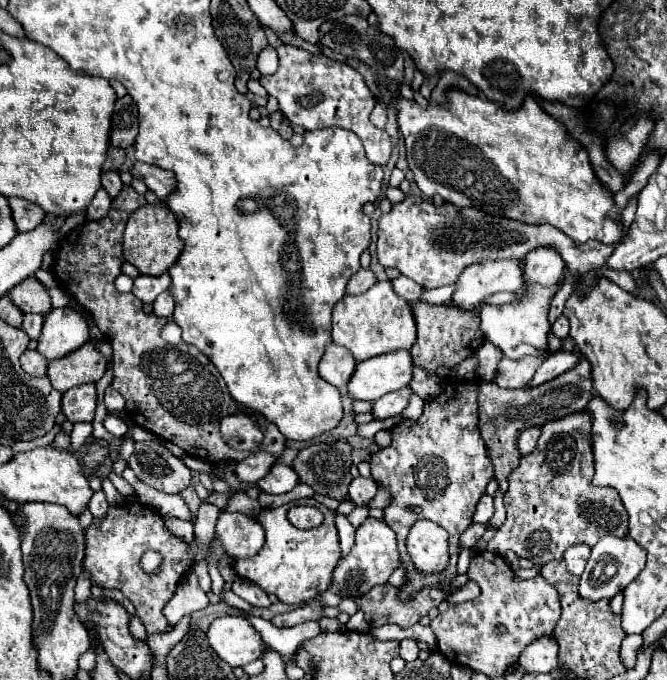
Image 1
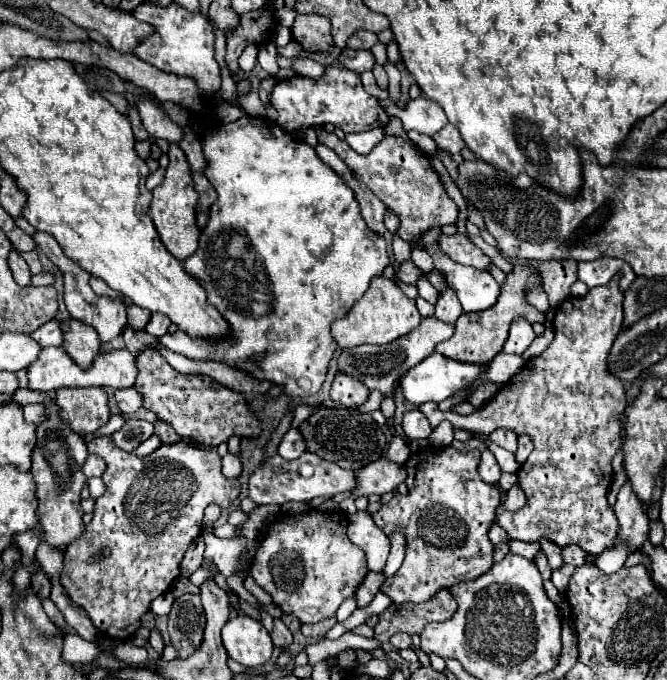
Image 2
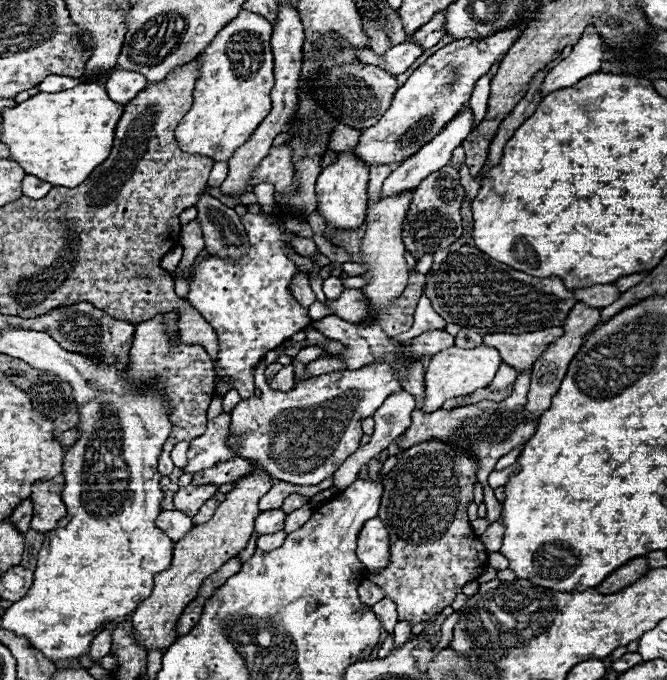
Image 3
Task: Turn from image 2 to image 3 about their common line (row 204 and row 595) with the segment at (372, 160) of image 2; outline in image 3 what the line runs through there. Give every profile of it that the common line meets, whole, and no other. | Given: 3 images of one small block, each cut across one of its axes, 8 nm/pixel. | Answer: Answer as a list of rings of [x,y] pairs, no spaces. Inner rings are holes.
[[[430,440],[410,446],[398,454],[398,464],[390,474],[384,476],[384,494],[380,504],[380,520],[390,528],[390,550],[392,558],[384,572],[370,574],[366,580],[378,584],[386,598],[398,606],[398,620],[410,620],[412,624],[428,620],[450,606],[456,594],[462,592],[464,584],[476,580],[488,560],[486,548],[470,528],[466,516],[468,504],[474,500],[474,484],[478,482],[478,460],[462,446],[446,444],[444,440]]]

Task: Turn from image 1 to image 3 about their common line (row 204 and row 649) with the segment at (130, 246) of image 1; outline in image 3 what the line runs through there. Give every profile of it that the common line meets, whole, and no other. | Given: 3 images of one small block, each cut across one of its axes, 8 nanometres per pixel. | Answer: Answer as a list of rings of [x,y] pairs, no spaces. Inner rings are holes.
[[[254,466],[254,472],[250,476],[244,476],[242,480],[234,482],[234,490],[226,494],[226,500],[216,508],[216,514],[212,516],[210,522],[194,526],[174,544],[172,568],[156,576],[152,596],[140,602],[132,612],[134,638],[138,644],[142,644],[146,650],[160,650],[160,652],[164,652],[174,644],[174,640],[178,638],[176,622],[180,620],[184,608],[196,598],[202,582],[218,568],[222,568],[226,560],[234,558],[238,552],[246,548],[254,532],[254,520],[260,514],[258,500],[268,492],[270,486],[272,486],[270,474]]]

